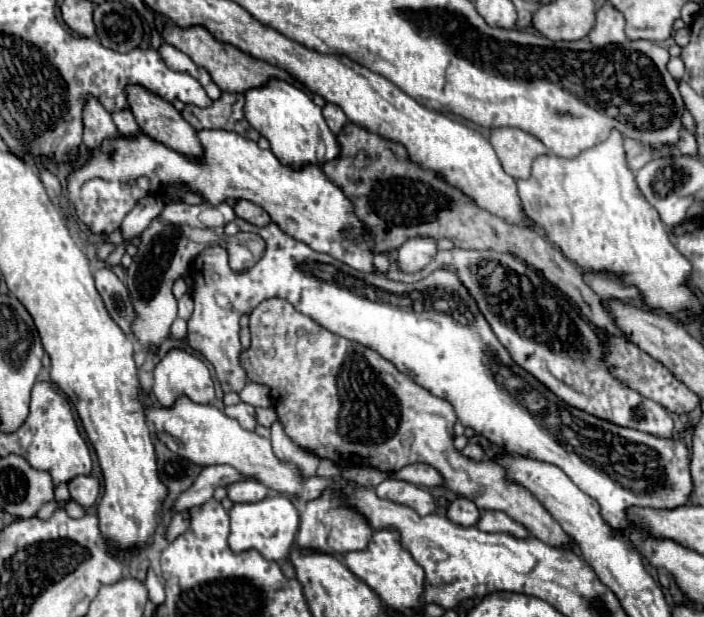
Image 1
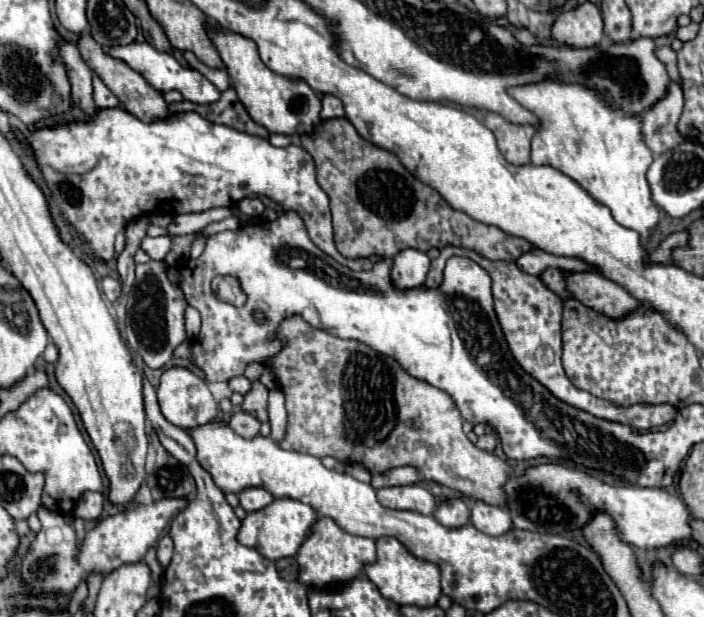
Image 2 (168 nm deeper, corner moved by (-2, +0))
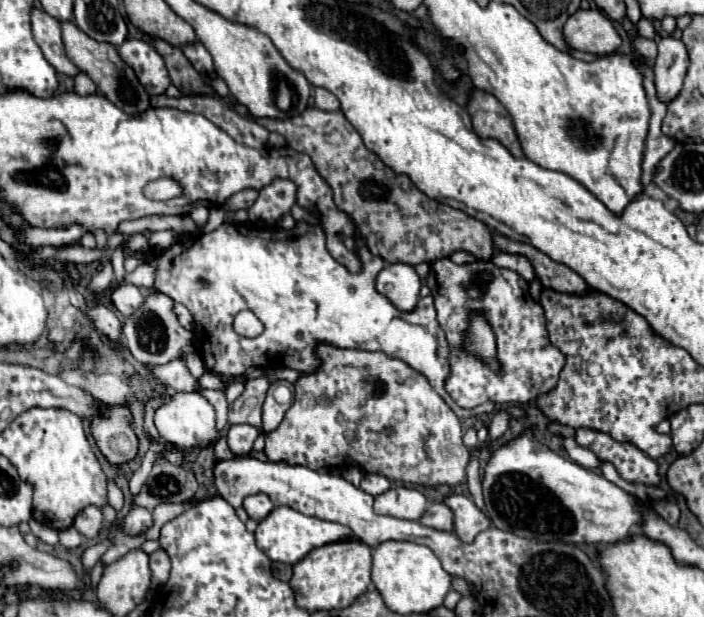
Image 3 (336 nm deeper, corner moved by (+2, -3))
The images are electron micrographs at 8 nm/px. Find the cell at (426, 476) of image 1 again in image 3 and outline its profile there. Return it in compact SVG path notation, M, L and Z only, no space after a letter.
M365 474L359 488L367 490L367 494L371 494L371 496L377 496L377 494L383 494L385 490L389 490L391 482L379 474Z

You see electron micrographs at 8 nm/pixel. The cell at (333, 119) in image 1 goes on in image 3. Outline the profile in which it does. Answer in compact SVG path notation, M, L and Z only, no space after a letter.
M313 88L313 100L315 100L315 106L321 110L327 110L327 112L339 110L337 96L325 88Z

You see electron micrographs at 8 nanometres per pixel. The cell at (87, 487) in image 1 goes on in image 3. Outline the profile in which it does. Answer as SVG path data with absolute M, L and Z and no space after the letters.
M87 506L83 512L77 514L73 526L85 536L85 538L97 538L101 526L103 526L103 514L95 506Z

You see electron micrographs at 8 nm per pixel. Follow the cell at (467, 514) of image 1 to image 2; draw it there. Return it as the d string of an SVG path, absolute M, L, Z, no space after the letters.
M449 499L439 505L435 519L439 519L439 523L443 523L445 527L463 527L471 519L471 509L463 499Z

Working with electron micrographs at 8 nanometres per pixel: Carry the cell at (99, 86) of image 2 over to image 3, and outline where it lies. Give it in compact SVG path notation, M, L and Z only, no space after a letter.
M79 72L79 74L73 78L73 82L75 82L75 92L81 94L81 96L87 96L87 94L95 94L95 92L97 92L95 84L91 82L91 78L89 78L87 74L83 74L83 72Z

